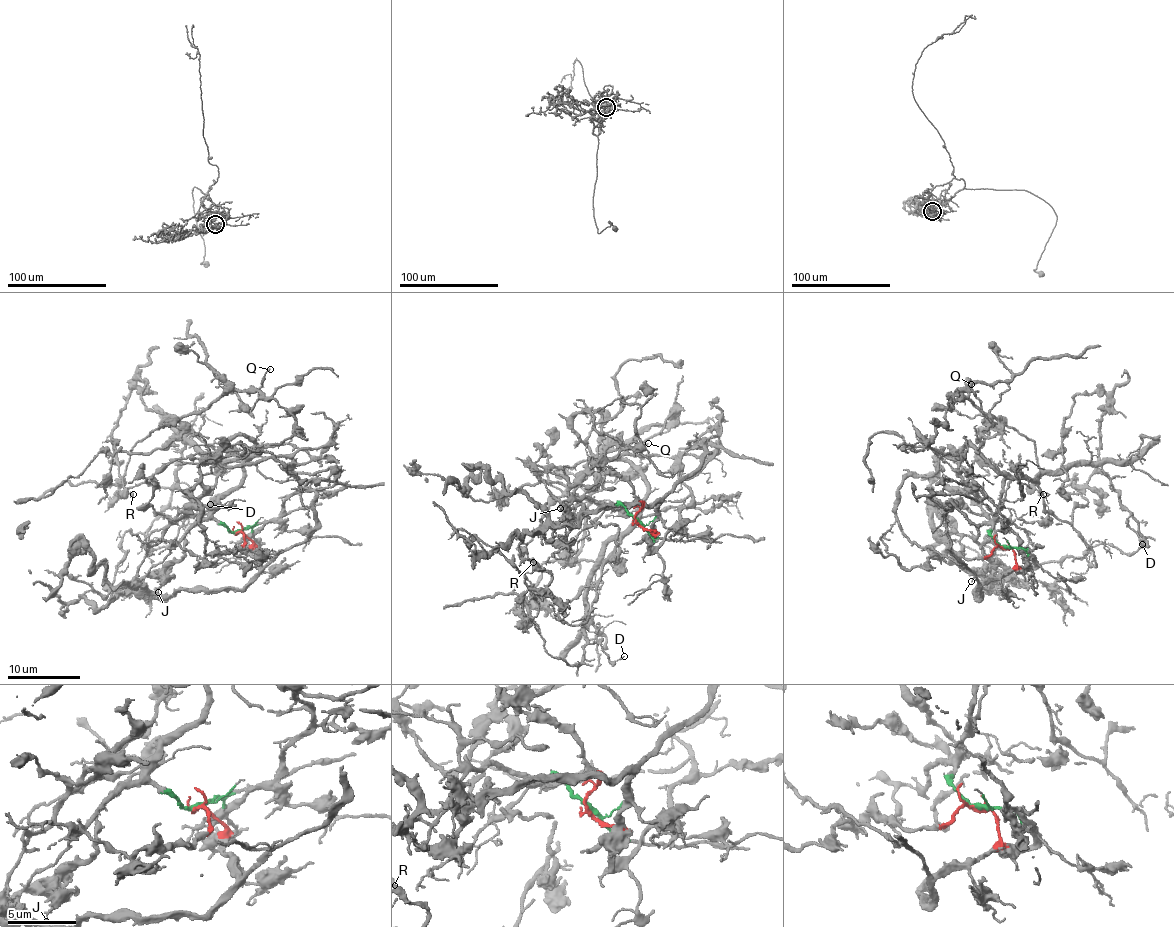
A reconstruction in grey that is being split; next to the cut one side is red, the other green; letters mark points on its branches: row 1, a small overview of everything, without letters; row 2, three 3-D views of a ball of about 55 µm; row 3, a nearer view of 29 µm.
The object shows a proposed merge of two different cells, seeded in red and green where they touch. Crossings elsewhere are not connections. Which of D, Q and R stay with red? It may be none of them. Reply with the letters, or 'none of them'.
none of them

